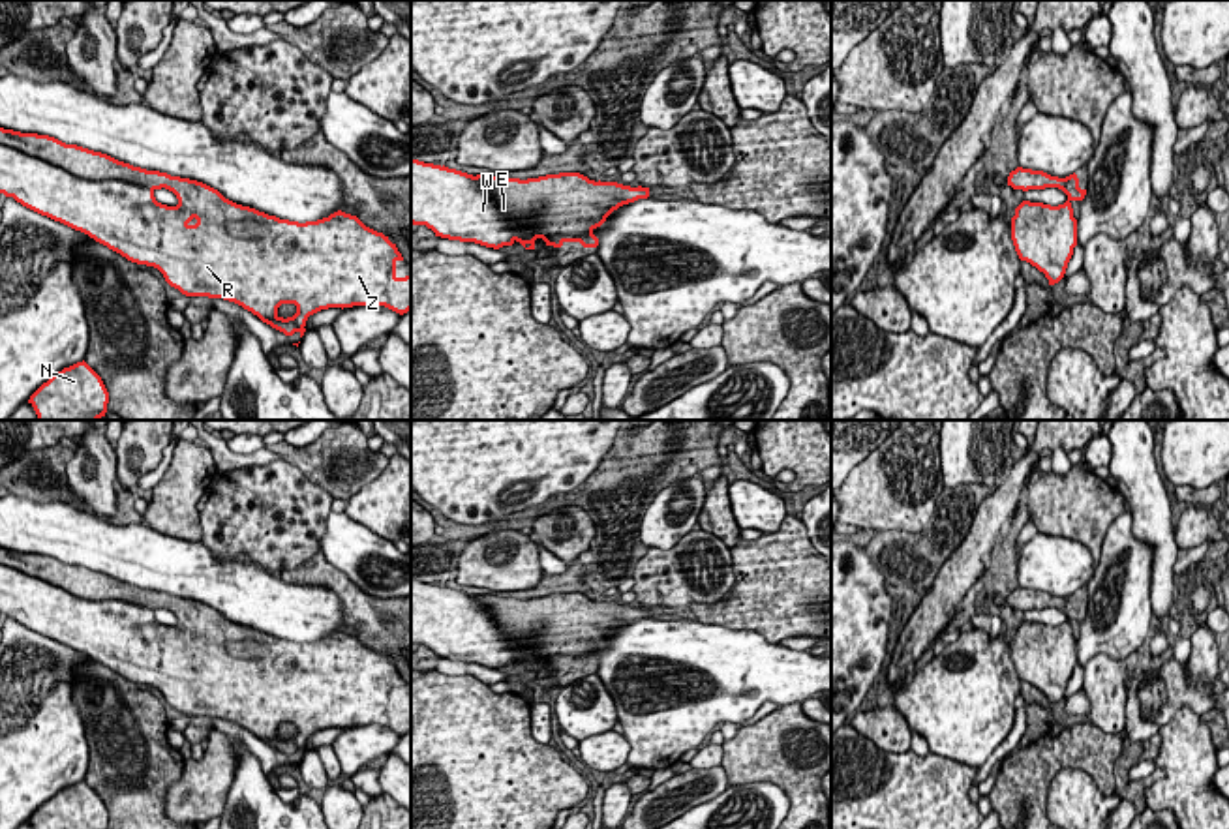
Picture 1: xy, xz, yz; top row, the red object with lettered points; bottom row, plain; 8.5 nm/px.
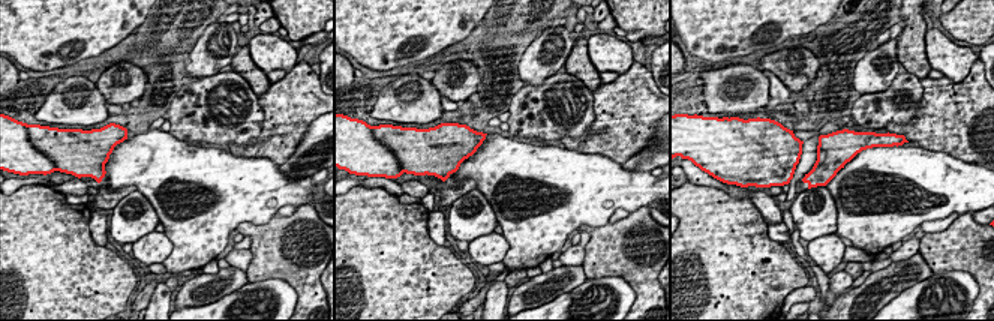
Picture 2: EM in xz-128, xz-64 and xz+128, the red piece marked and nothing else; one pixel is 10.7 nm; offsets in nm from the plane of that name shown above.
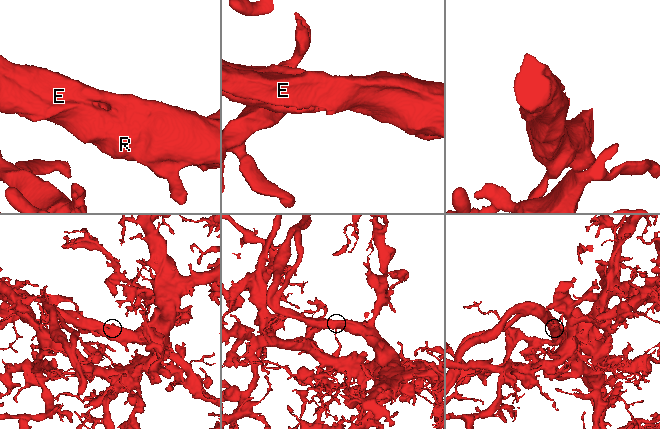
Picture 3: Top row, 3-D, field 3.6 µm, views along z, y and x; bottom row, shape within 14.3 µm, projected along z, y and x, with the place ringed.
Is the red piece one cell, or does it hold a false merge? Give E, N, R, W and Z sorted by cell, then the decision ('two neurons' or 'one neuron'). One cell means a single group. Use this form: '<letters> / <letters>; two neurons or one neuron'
E N R W Z; one neuron

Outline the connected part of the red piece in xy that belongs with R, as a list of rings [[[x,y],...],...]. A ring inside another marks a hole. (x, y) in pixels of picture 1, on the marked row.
[[[4,128],[0,193],[88,234],[131,263],[158,268],[182,294],[235,302],[285,336],[298,332],[302,338],[308,317],[328,308],[377,304],[400,315],[411,309],[411,276],[396,276],[396,263],[403,261],[396,244],[341,210],[306,223],[280,219],[236,204],[203,182]],[[161,188],[176,195],[176,206],[156,201],[154,191]],[[281,304],[295,304],[296,313],[280,317]]]

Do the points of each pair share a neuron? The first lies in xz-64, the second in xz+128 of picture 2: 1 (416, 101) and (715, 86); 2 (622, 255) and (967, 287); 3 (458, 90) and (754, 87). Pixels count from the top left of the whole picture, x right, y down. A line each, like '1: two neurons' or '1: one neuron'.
1: one neuron
2: two neurons
3: two neurons

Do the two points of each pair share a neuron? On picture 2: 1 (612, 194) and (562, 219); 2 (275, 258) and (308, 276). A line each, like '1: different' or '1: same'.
1: same
2: same

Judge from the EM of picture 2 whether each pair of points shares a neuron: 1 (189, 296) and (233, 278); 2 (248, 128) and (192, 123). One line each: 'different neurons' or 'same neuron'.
1: same neuron
2: same neuron

